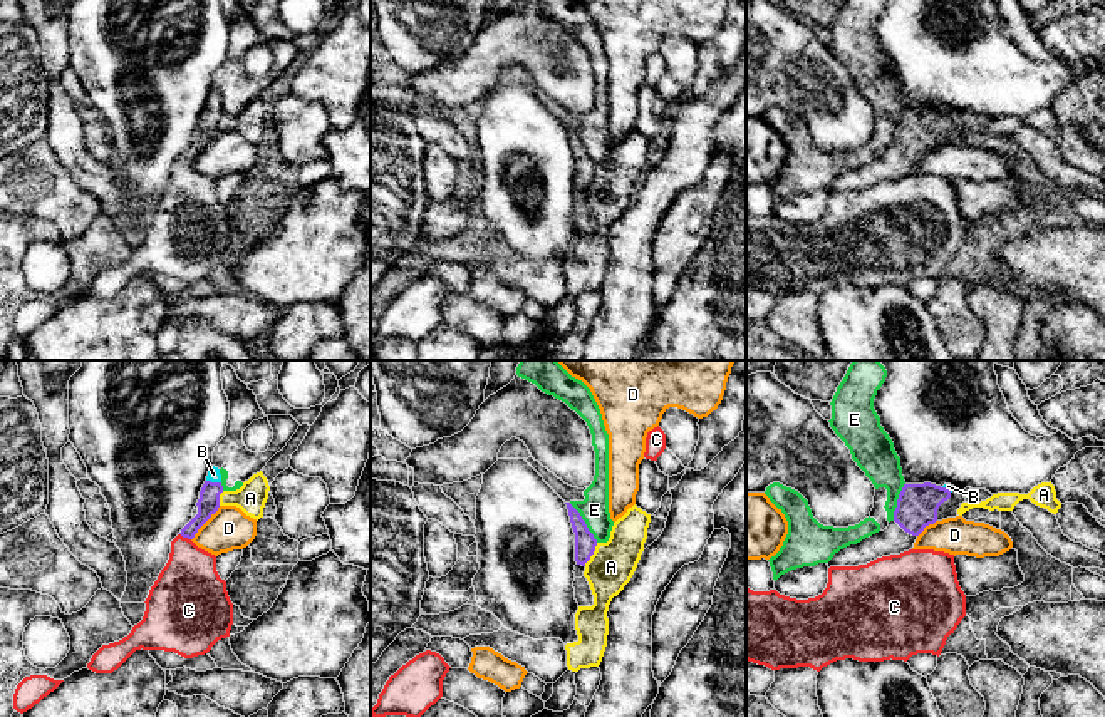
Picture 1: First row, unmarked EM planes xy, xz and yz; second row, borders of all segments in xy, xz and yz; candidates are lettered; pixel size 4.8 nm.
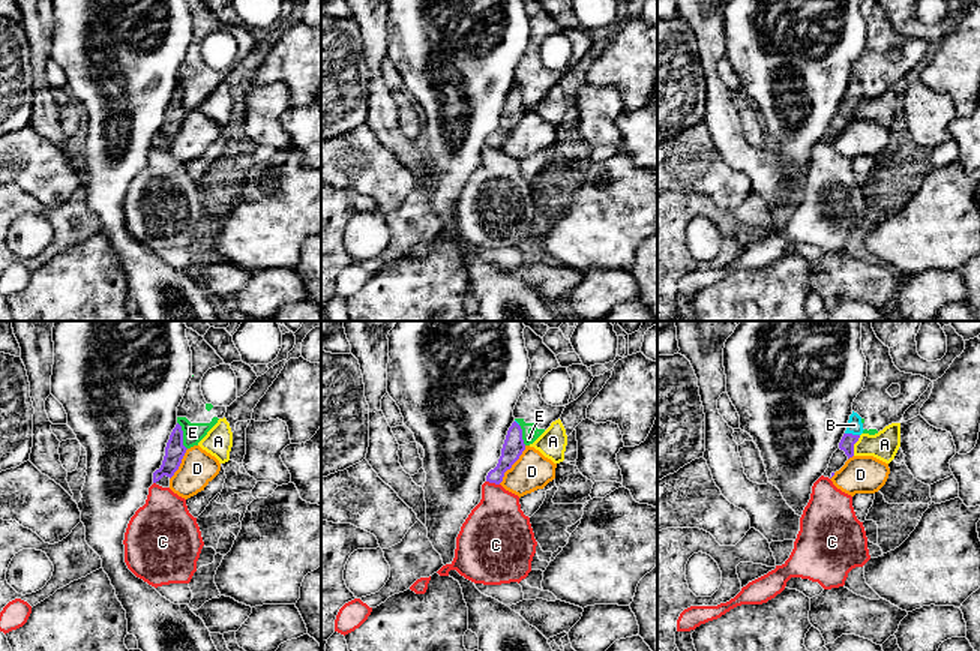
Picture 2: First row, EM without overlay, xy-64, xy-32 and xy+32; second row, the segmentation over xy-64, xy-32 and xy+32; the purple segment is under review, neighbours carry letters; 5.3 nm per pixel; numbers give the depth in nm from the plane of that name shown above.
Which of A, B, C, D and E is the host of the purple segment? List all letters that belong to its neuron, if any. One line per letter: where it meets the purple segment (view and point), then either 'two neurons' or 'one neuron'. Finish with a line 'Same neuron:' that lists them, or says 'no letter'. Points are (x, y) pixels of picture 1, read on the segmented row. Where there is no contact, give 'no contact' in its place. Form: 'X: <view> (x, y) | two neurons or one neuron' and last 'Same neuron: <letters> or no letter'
A: xz (592, 553) | two neurons
B: xy (213, 483) | one neuron
C: xy (185, 536) | two neurons
D: xy (205, 521) | two neurons
E: xz (584, 523) | two neurons
Same neuron: B

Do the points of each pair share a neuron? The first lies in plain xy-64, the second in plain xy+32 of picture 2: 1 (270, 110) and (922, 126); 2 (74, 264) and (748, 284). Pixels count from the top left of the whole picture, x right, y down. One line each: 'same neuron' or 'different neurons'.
1: same neuron
2: same neuron

